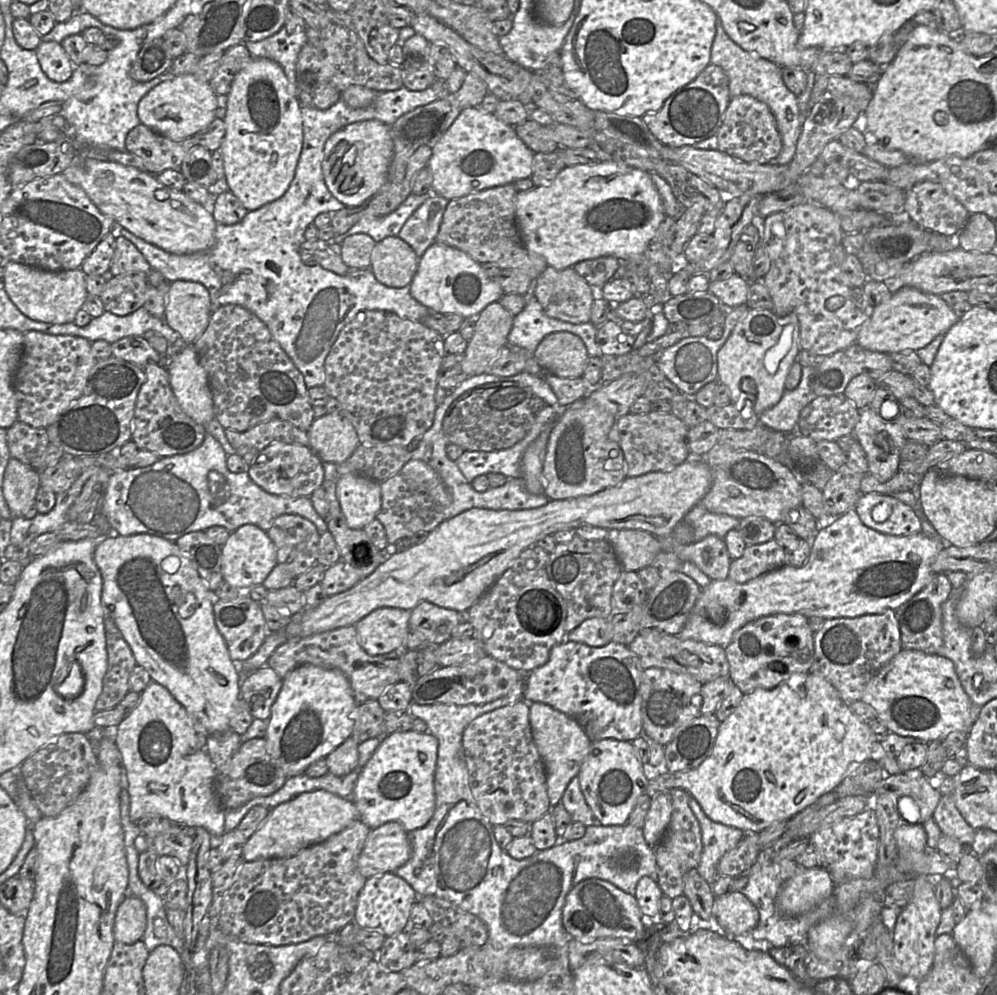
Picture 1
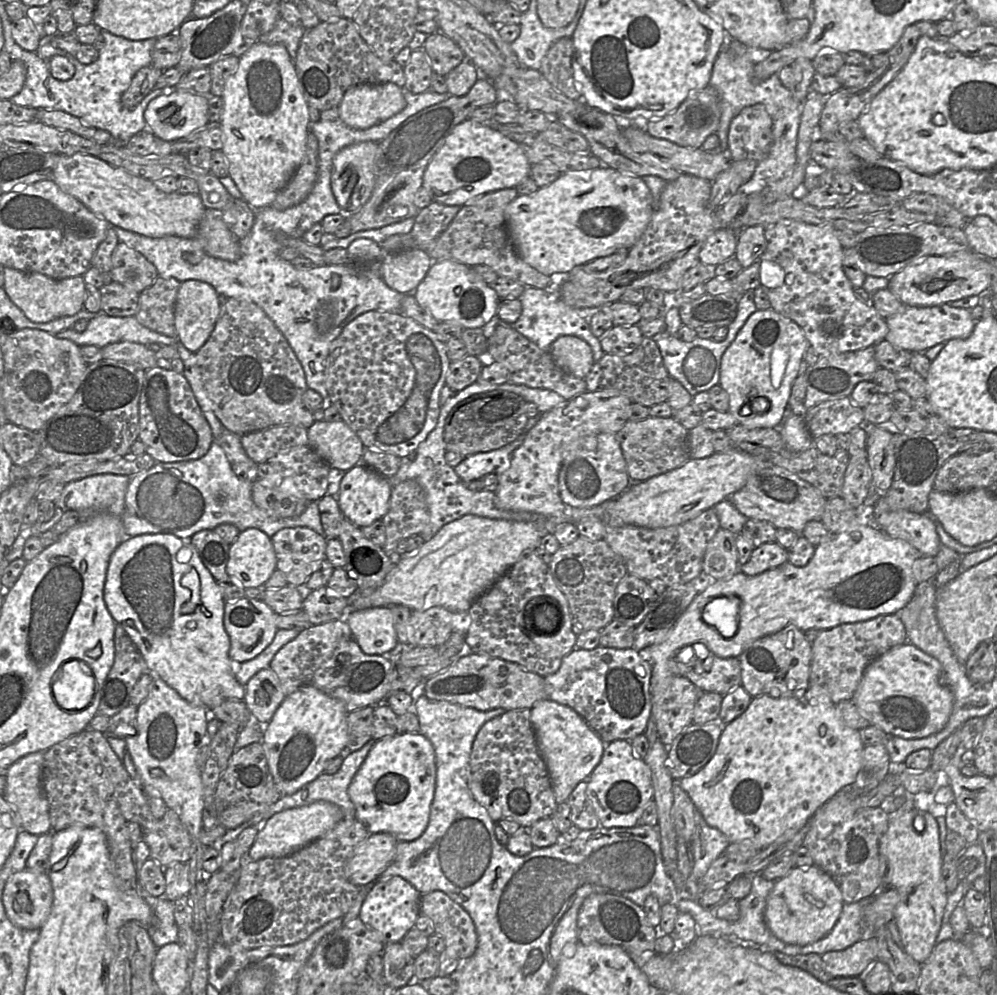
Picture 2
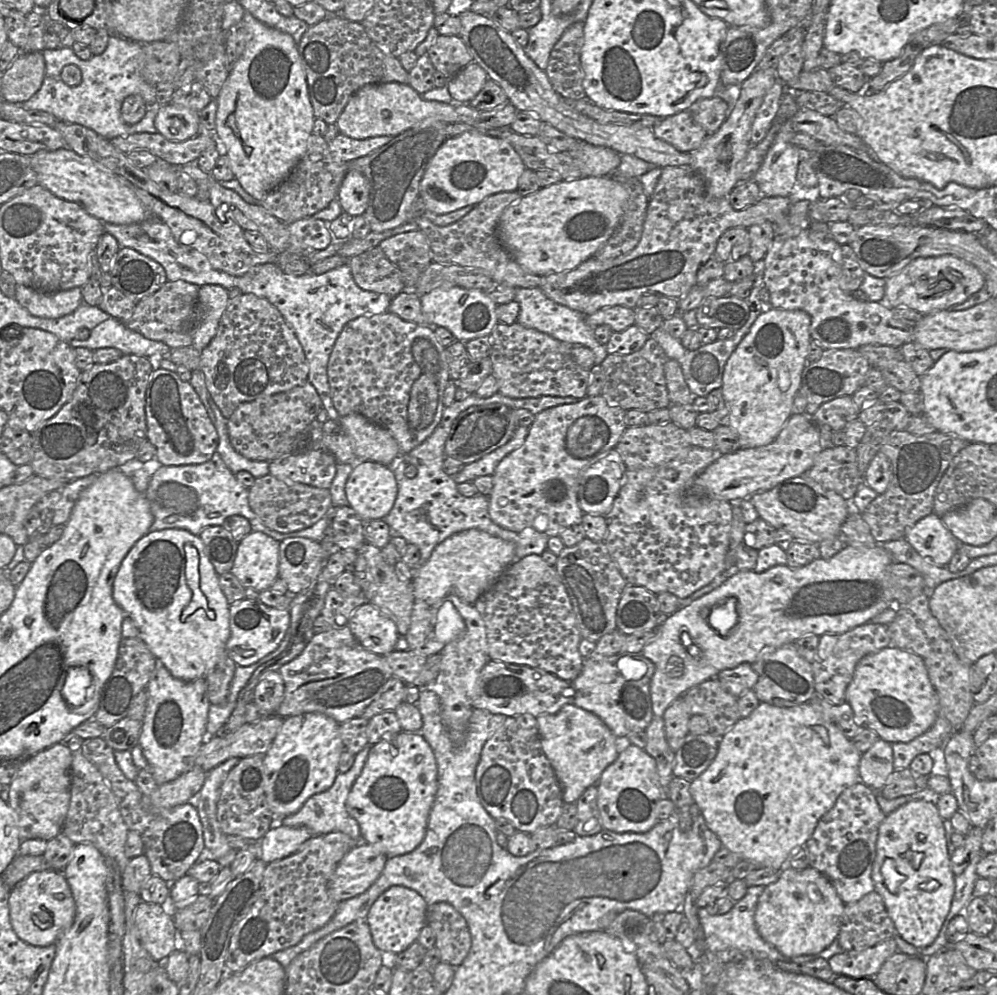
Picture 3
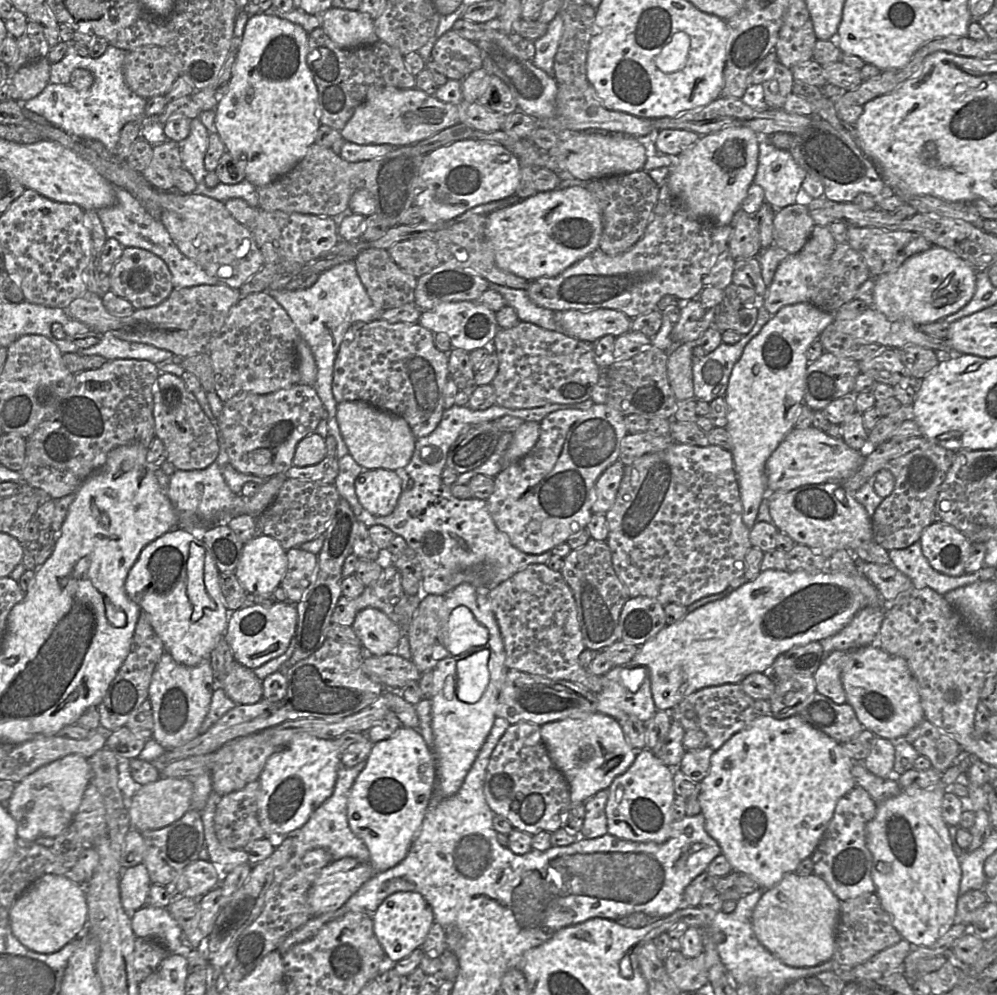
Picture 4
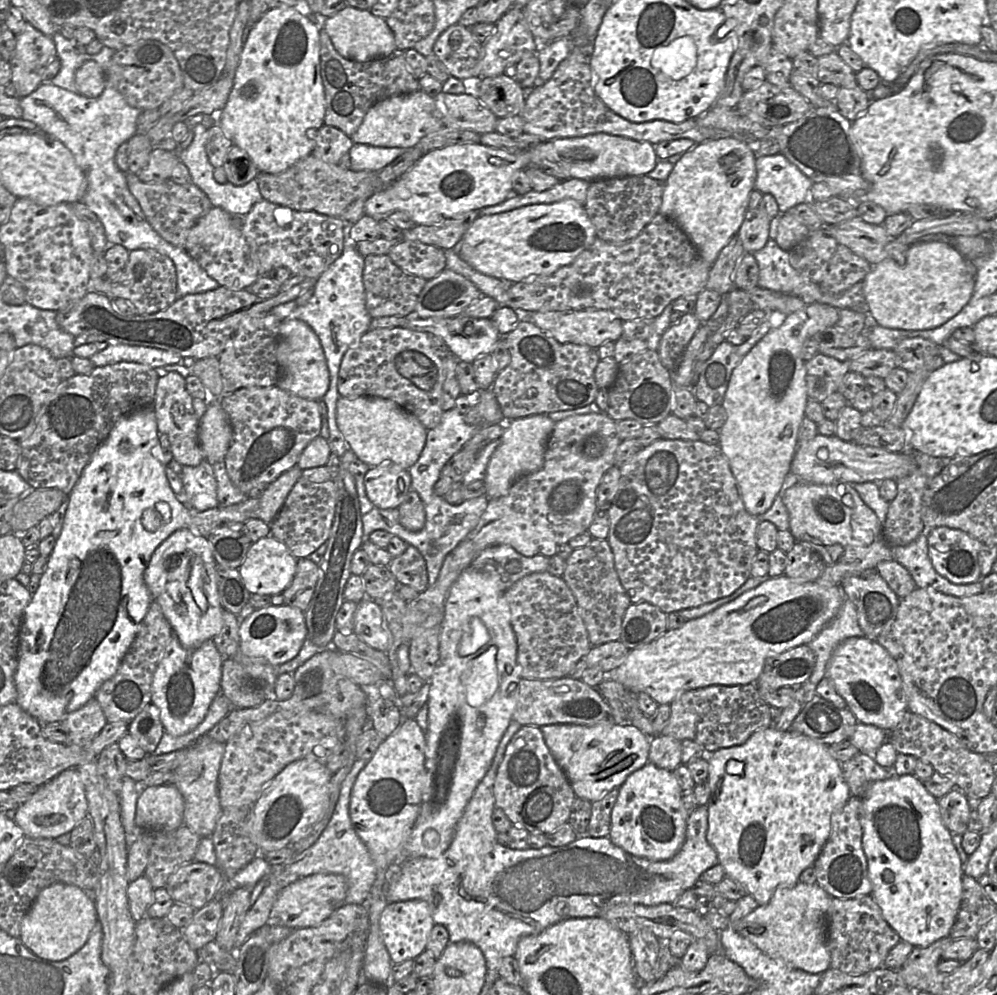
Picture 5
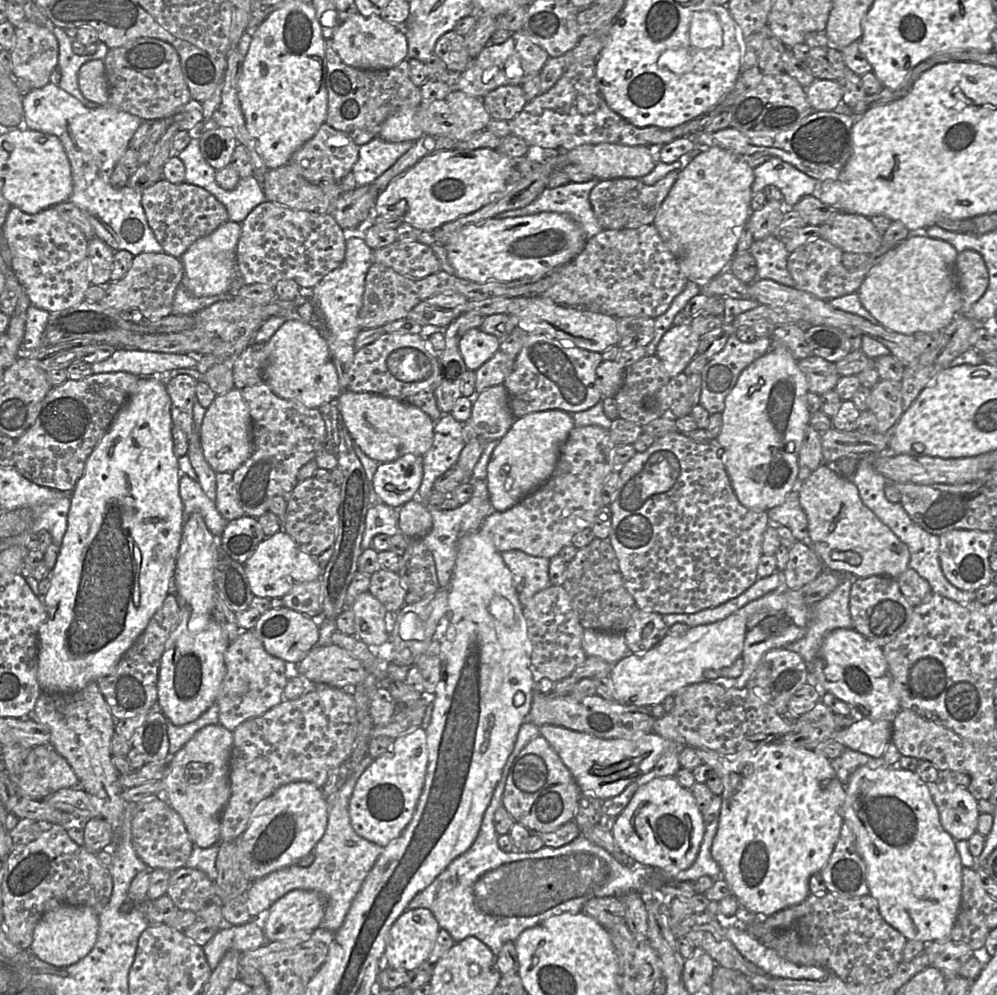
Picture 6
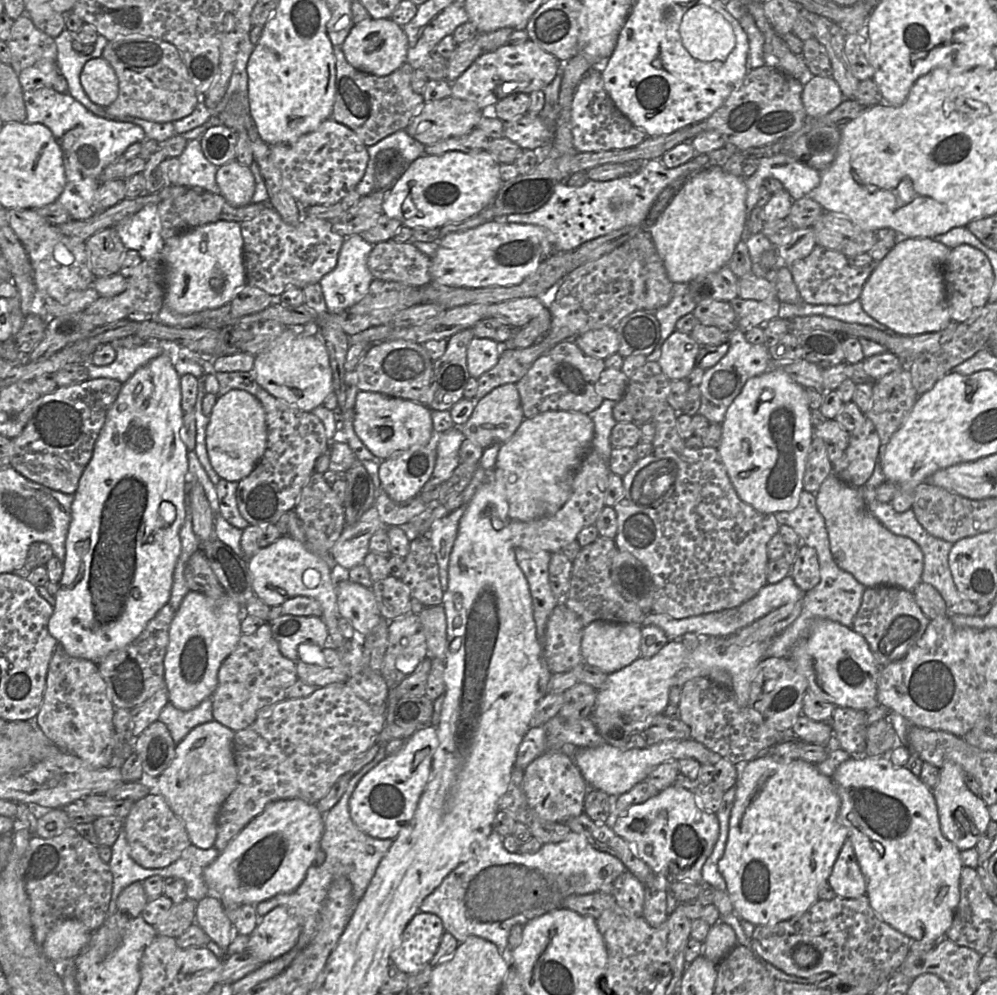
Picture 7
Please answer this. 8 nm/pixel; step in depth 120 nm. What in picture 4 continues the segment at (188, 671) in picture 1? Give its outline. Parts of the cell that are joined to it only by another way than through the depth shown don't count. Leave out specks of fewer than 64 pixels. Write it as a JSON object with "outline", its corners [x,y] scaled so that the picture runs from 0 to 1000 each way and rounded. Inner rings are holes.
{"outline":[[[177,530],[146,548],[127,578],[126,597],[140,610],[141,615],[147,617],[165,654],[180,667],[193,670],[210,663],[217,646],[225,639],[231,615],[222,595],[220,576],[203,540],[194,539],[190,532]]]}

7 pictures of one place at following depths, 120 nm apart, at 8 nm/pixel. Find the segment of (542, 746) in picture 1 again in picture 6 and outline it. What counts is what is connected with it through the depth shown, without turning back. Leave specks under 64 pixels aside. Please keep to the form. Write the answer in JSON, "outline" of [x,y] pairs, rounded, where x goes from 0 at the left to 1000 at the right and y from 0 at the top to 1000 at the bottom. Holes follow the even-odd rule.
{"outline":[[[551,728],[541,731],[541,736],[570,772],[583,797],[594,798],[603,804],[622,798],[630,789],[652,776],[667,755],[679,755],[682,758],[688,750],[658,737],[636,743],[608,743]]]}

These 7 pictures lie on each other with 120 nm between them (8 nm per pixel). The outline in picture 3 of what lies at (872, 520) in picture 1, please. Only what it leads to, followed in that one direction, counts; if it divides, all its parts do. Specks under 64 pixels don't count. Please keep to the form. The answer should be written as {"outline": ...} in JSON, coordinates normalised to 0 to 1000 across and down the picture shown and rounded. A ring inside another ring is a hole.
{"outline":[[[937,515],[923,522],[913,530],[907,539],[926,560],[932,560],[938,567],[949,570],[961,554],[961,544]]]}

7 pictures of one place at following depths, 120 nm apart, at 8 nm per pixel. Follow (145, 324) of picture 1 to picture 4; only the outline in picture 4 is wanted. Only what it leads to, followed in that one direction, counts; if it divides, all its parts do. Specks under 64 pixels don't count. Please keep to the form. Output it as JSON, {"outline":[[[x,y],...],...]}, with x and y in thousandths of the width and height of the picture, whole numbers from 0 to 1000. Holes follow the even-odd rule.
{"outline":[[[107,334],[100,338],[100,343],[89,350],[79,350],[79,357],[99,357],[106,362],[114,361],[136,361],[148,362],[153,366],[165,363],[175,358],[175,356],[165,351],[159,351],[155,348],[130,344],[114,338]]]}

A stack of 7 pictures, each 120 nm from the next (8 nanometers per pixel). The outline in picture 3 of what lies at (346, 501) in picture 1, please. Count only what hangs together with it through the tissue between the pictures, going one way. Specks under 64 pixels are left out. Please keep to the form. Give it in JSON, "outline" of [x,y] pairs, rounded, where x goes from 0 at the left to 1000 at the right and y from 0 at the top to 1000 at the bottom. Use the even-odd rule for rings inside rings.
{"outline":[[[358,463],[346,494],[350,510],[364,524],[384,522],[394,511],[399,489],[395,473],[374,463]]]}

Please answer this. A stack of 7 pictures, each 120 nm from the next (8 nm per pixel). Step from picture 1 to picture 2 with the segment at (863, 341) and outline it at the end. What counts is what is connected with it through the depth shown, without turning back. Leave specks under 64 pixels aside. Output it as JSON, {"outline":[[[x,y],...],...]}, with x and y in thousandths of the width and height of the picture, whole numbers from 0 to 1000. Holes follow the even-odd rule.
{"outline":[[[950,305],[932,309],[906,307],[899,316],[888,322],[891,328],[889,343],[897,349],[925,355],[939,346],[949,345],[954,341],[971,340],[979,325],[972,311],[955,309]]]}

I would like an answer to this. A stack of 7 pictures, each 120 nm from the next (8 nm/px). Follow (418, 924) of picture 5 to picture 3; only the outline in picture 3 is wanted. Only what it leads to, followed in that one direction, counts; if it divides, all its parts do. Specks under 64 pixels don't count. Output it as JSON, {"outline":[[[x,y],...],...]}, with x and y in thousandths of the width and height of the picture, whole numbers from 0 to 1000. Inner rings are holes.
{"outline":[[[393,890],[372,911],[367,922],[373,944],[383,958],[399,960],[419,946],[423,933],[428,929],[429,909],[417,895],[406,890]]]}

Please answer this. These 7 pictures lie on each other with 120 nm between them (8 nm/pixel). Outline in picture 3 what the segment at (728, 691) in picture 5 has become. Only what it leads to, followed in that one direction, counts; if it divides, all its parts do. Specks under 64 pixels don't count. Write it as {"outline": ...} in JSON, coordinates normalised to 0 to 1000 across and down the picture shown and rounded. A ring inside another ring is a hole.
{"outline":[[[718,681],[695,689],[686,696],[685,702],[690,709],[692,719],[705,719],[711,727],[712,736],[721,742],[743,723],[740,701],[729,695]]]}

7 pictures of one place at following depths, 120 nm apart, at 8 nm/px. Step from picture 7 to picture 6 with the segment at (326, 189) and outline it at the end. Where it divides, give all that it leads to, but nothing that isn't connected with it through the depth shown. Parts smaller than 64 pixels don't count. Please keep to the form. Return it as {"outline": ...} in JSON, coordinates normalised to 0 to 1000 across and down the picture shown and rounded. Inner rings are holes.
{"outline":[[[324,124],[317,135],[293,156],[289,164],[314,185],[341,185],[359,161],[360,148],[348,134]]]}

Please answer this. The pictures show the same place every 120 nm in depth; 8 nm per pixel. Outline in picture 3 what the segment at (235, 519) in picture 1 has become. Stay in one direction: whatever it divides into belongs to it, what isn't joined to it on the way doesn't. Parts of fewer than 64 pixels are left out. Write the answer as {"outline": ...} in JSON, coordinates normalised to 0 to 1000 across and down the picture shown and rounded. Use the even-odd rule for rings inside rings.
{"outline":[[[218,453],[210,463],[202,466],[161,468],[154,476],[152,476],[151,482],[144,496],[149,505],[154,520],[154,524],[149,534],[179,531],[188,533],[195,538],[200,538],[207,530],[223,528],[229,520],[233,518],[241,518],[251,525],[253,534],[264,535],[279,545],[294,540],[305,540],[321,546],[327,537],[328,530],[331,529],[332,523],[331,514],[326,520],[305,533],[291,536],[280,536],[270,532],[253,514],[250,508],[250,490],[247,490],[237,481],[236,476],[230,472]]]}

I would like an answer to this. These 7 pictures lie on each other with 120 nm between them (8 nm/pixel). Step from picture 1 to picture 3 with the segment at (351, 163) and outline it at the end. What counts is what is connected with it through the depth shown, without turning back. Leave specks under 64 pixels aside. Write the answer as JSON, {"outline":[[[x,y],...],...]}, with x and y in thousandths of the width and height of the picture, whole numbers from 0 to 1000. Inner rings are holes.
{"outline":[[[357,171],[350,172],[339,192],[339,202],[344,212],[352,217],[363,216],[370,204],[370,183]]]}

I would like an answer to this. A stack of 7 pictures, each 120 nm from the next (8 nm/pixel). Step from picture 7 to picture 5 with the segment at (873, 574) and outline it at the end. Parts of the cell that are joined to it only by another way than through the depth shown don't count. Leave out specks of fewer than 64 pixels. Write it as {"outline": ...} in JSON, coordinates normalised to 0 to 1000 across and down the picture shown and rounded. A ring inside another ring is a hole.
{"outline":[[[800,484],[795,489],[788,491],[783,496],[783,501],[791,517],[791,534],[797,543],[818,553],[828,568],[861,564],[869,571],[879,571],[881,566],[896,562],[894,550],[885,536],[884,525],[879,517],[865,504],[853,485],[820,487]]]}

